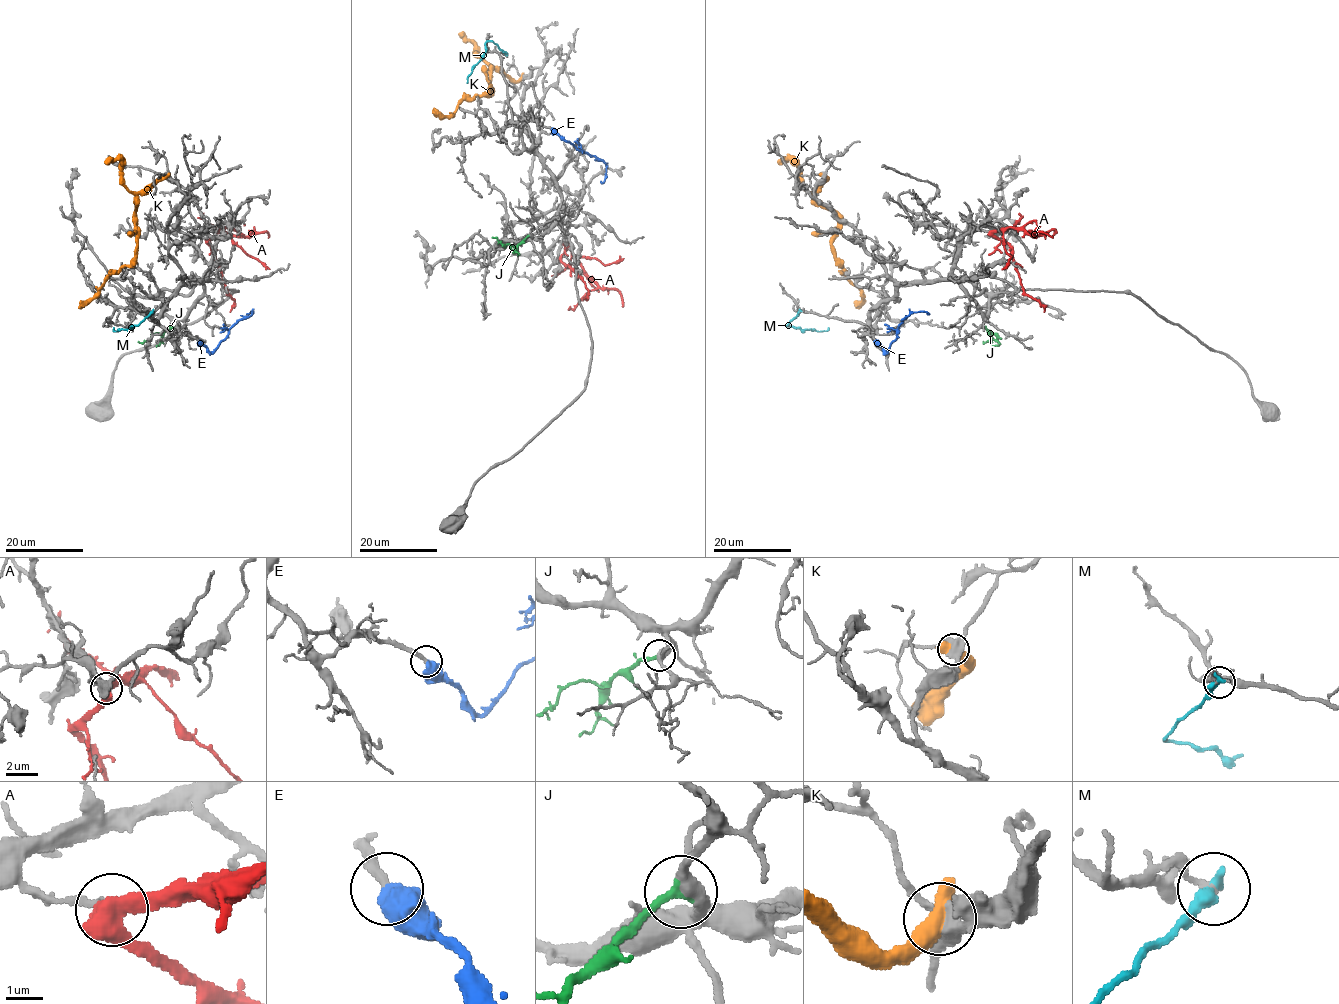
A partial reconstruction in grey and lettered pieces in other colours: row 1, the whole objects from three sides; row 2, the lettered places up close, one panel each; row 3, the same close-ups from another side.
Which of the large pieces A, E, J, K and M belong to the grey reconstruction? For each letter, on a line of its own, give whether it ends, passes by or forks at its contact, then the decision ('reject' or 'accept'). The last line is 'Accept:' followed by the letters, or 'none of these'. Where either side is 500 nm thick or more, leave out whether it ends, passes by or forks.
A: it passes by; reject
E: accept
J: it ends there; accept
K: reject
M: it ends there; reject
Accept: E, J

